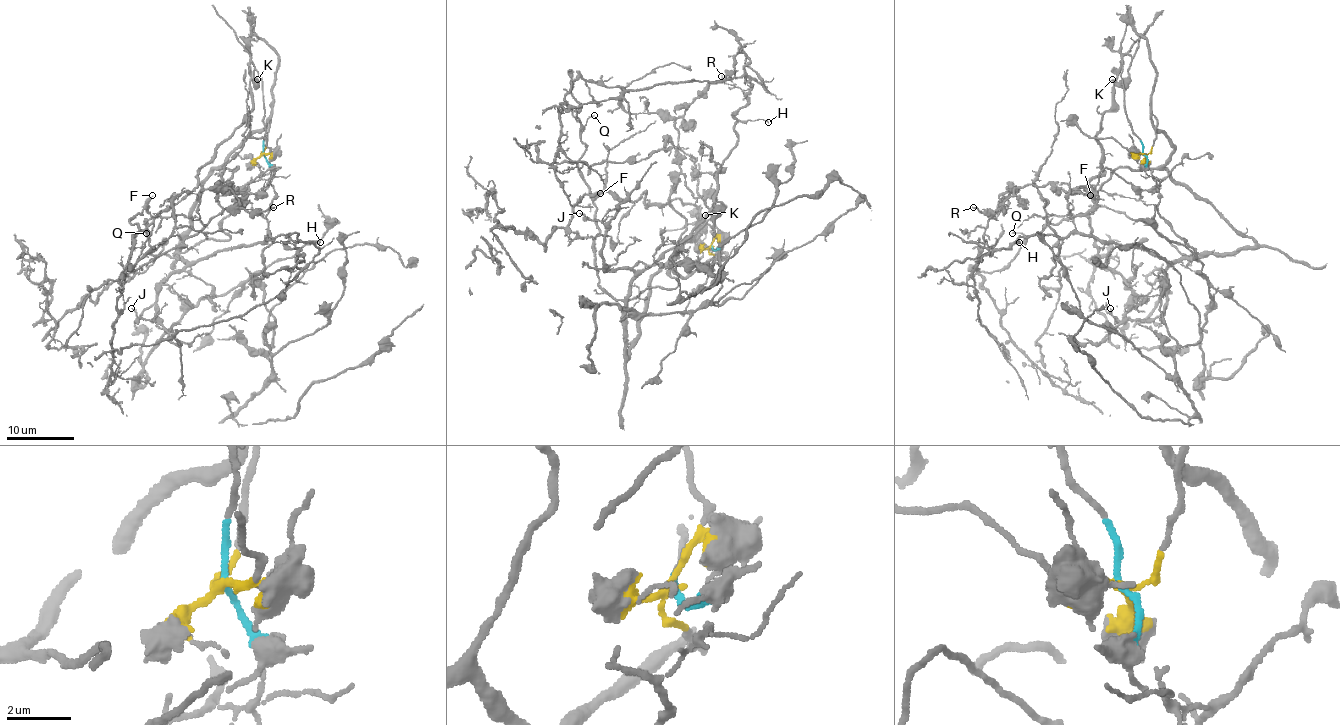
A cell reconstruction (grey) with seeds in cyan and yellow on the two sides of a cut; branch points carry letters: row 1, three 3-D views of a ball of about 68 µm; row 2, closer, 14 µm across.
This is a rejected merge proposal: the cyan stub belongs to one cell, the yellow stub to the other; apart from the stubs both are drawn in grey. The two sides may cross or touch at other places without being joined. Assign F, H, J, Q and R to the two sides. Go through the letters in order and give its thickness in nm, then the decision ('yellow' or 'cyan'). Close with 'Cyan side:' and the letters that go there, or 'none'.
F: 260 nm thick; yellow
H: 110 nm thick; yellow
J: 140 nm thick; yellow
Q: 100 nm thick; yellow
R: 140 nm thick; yellow
Cyan side: none

